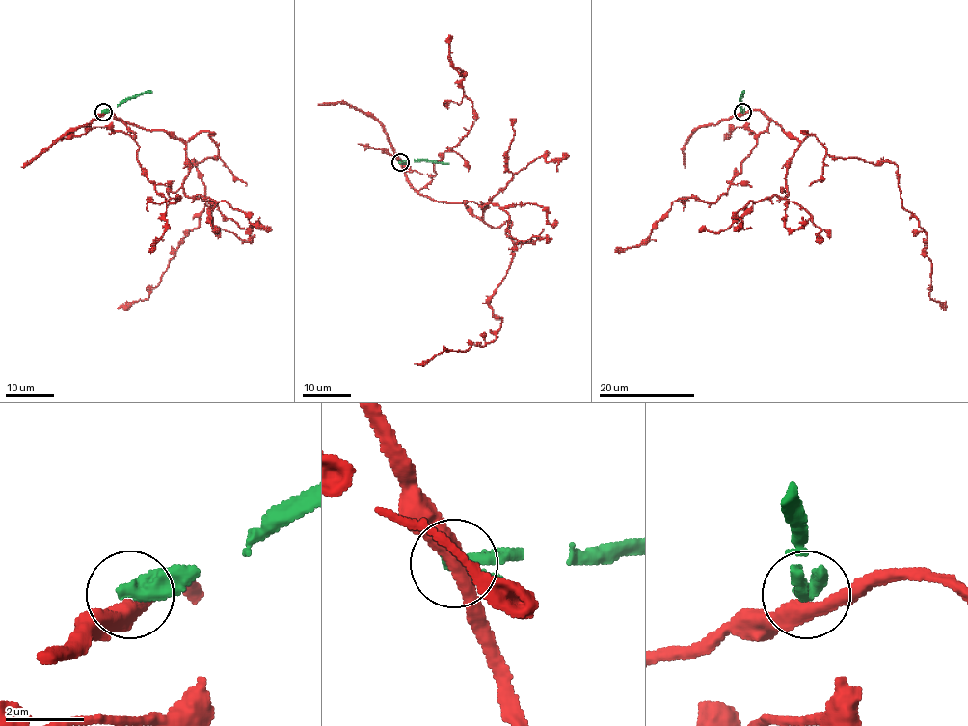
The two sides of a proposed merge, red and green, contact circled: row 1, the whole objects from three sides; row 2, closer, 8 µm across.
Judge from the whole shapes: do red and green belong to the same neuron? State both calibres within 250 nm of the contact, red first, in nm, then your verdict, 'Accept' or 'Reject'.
Thickness 420 nm (red) against 360 nm. Reject

